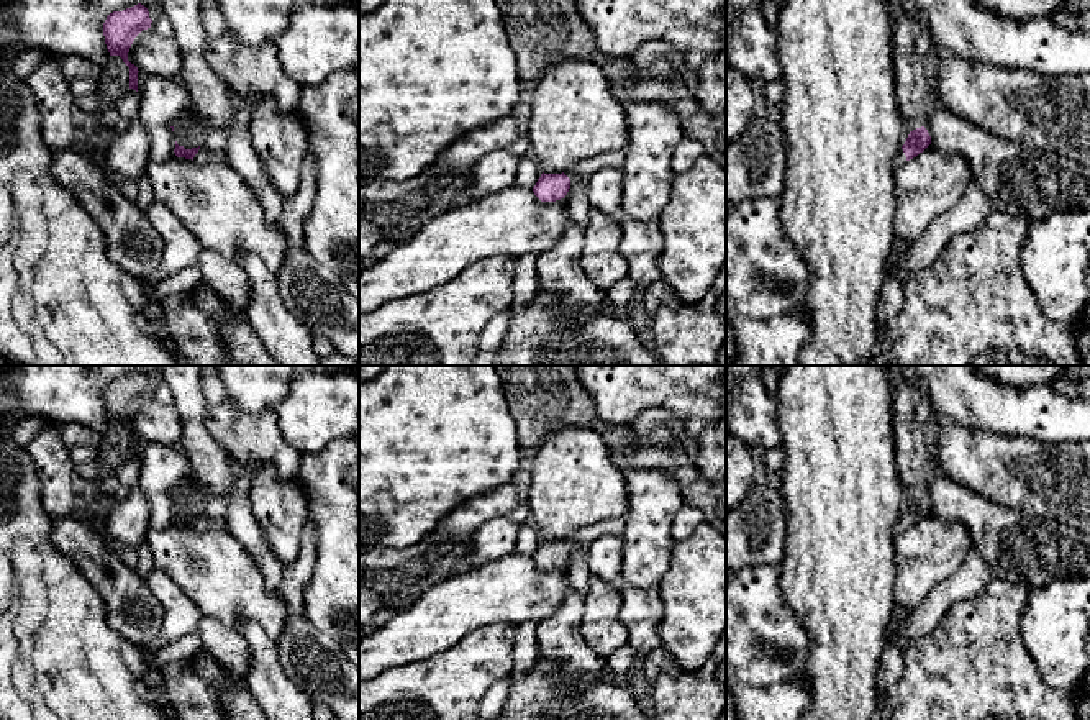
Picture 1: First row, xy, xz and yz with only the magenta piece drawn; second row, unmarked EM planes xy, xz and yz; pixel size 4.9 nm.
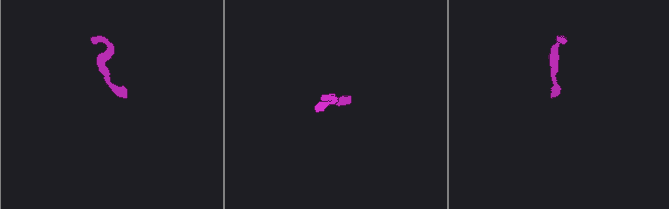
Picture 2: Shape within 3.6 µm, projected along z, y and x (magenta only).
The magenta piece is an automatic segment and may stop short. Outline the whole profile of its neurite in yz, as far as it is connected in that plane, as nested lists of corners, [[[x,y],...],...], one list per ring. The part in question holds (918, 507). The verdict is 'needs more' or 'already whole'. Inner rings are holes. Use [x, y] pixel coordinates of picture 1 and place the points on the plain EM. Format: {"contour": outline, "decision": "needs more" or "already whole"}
{"contour": [[[924,494],[910,499],[905,512],[897,518],[895,523],[897,533],[916,525],[929,512],[931,512],[931,504]]], "decision": "needs more"}

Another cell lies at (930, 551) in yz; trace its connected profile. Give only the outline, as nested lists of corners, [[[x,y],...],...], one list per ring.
[[[928,517],[895,535],[895,586],[893,605],[913,610],[924,602],[929,592],[949,579],[975,548],[974,536],[965,523],[942,517]]]

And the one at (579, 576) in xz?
[[[577,543],[574,548],[570,548],[570,556],[567,559],[569,586],[582,597],[588,594],[590,579],[592,579],[592,574],[585,561],[587,548],[588,548],[588,543]]]

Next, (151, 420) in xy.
[[[152,395],[134,405],[128,428],[141,440],[167,446],[179,446],[182,436],[182,422],[174,405],[162,403]]]

